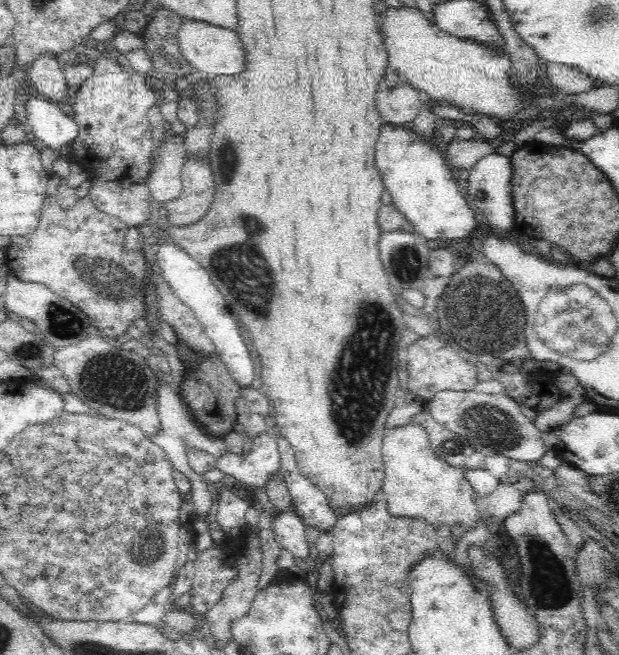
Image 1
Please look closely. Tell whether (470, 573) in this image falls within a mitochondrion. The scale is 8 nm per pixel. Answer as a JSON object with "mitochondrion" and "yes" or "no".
{"mitochondrion":"no"}

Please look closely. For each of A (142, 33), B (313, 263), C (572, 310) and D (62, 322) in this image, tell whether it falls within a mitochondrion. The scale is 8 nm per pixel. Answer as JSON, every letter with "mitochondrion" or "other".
{"A":"other","B":"other","C":"mitochondrion","D":"mitochondrion"}

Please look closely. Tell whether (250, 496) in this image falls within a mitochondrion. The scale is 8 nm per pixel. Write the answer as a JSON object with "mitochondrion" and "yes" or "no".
{"mitochondrion":"no"}

